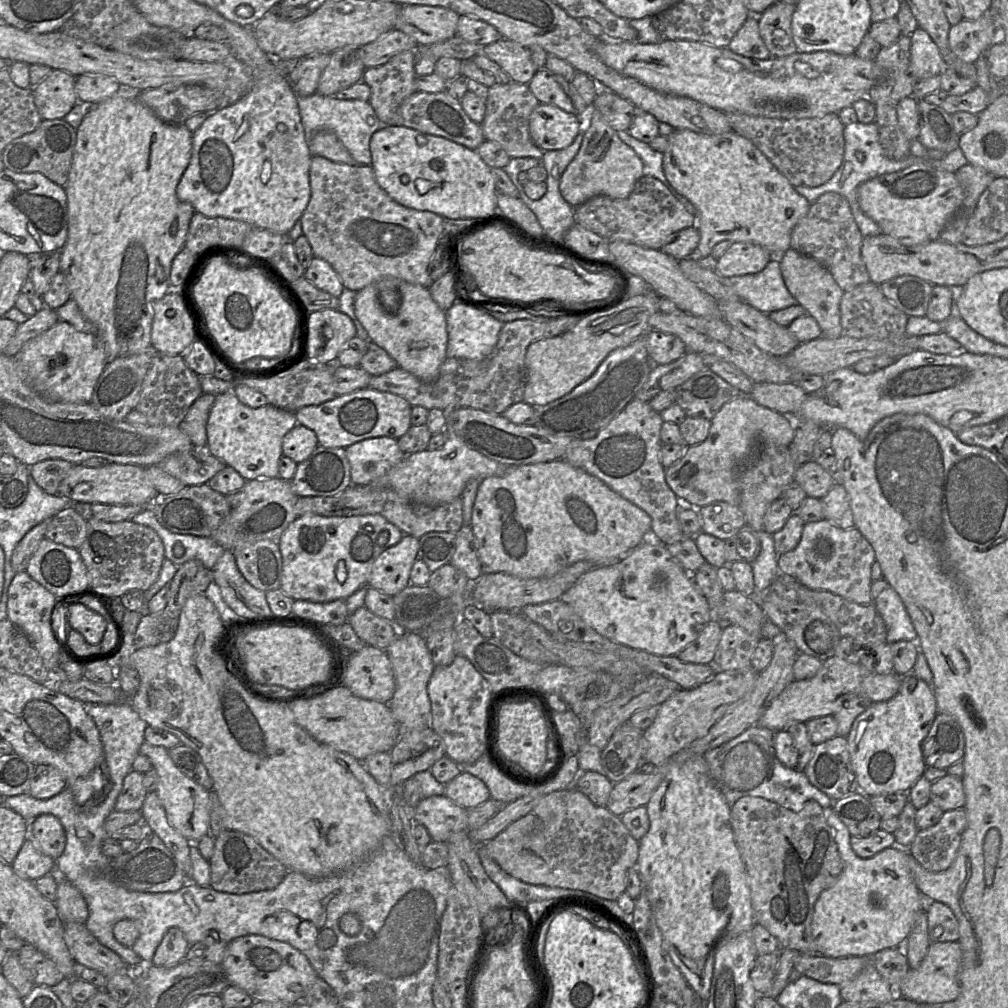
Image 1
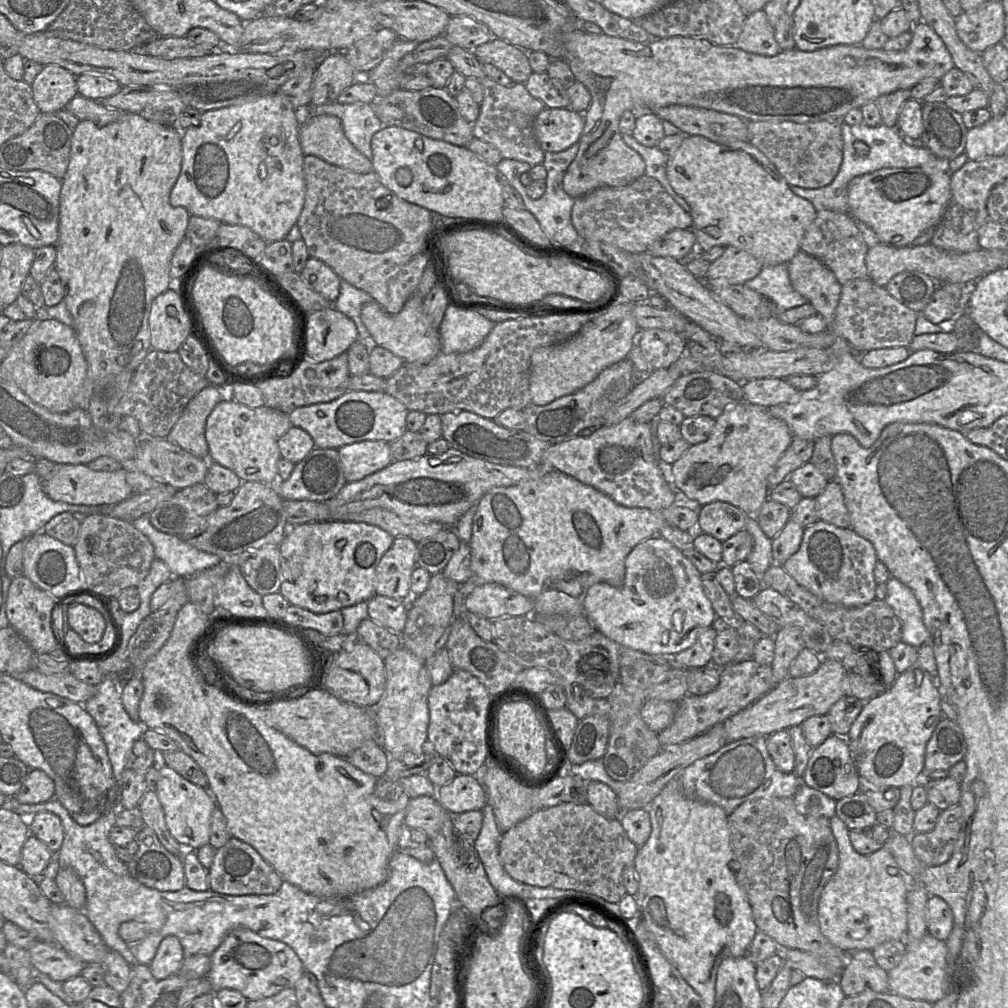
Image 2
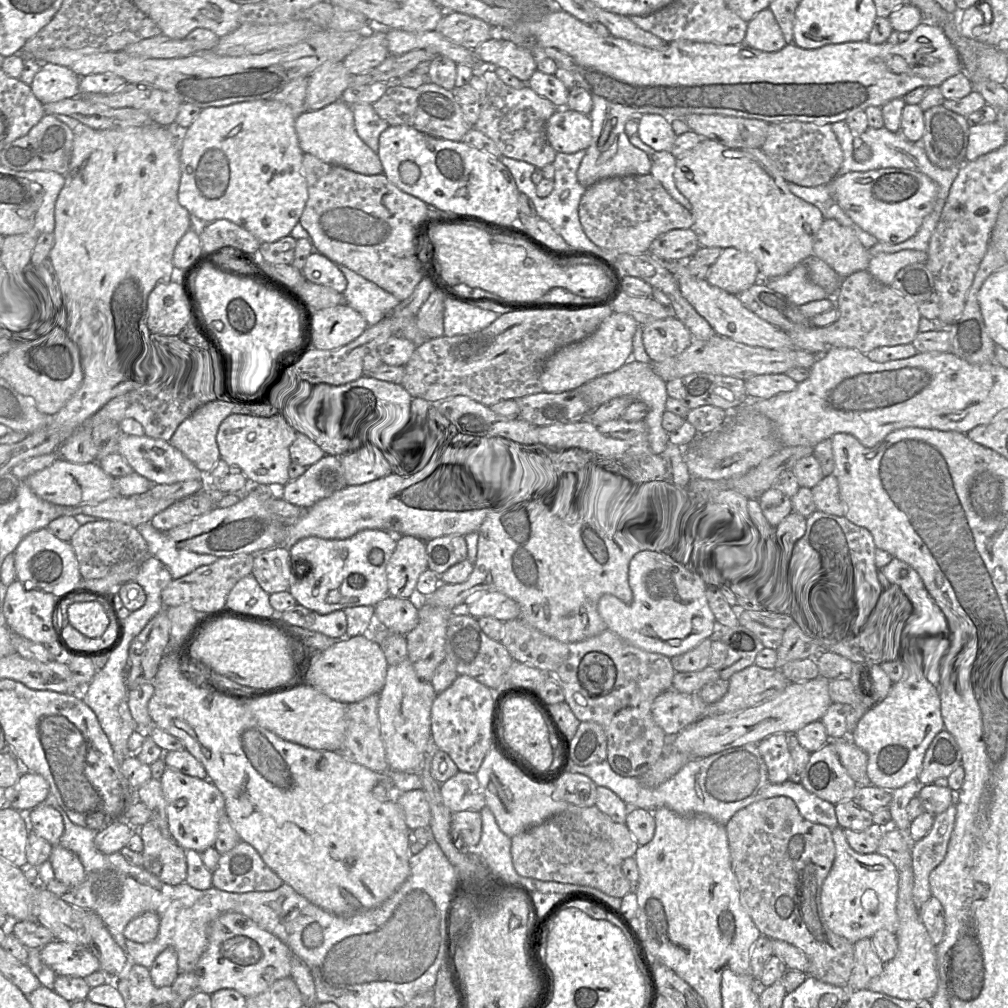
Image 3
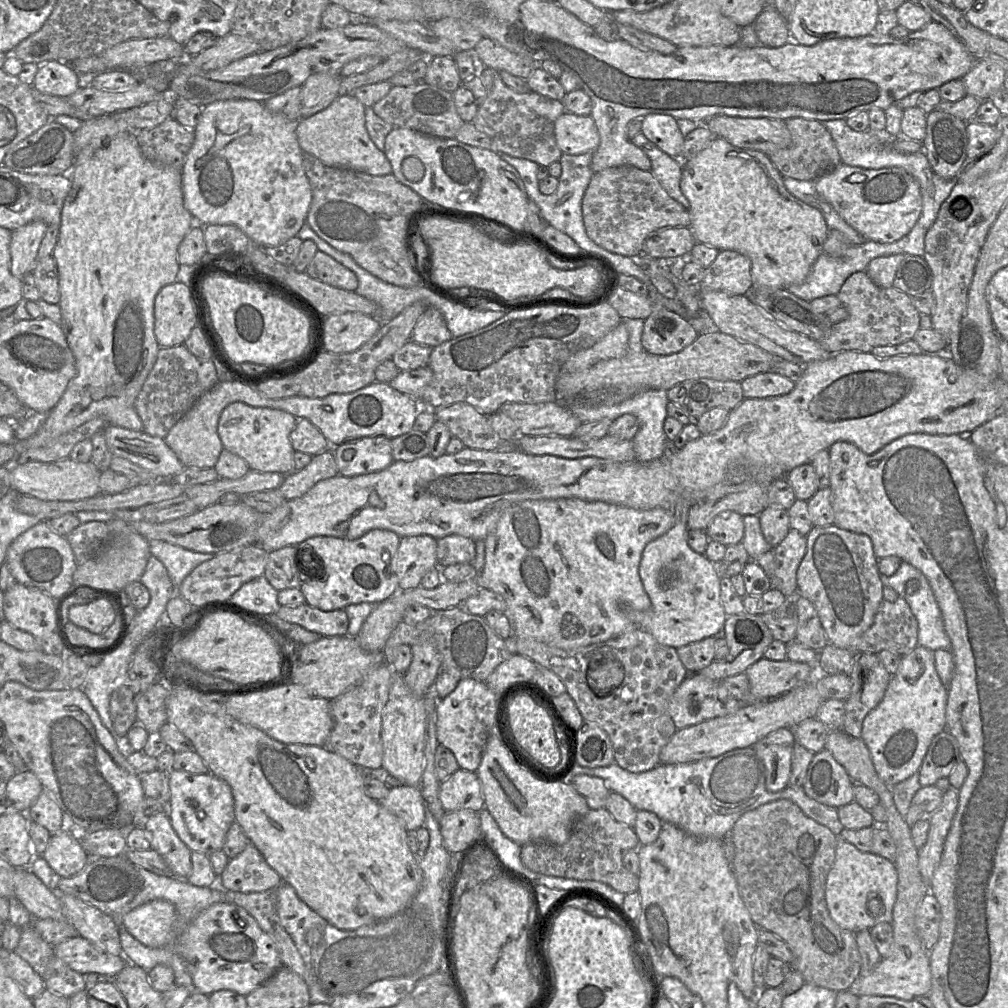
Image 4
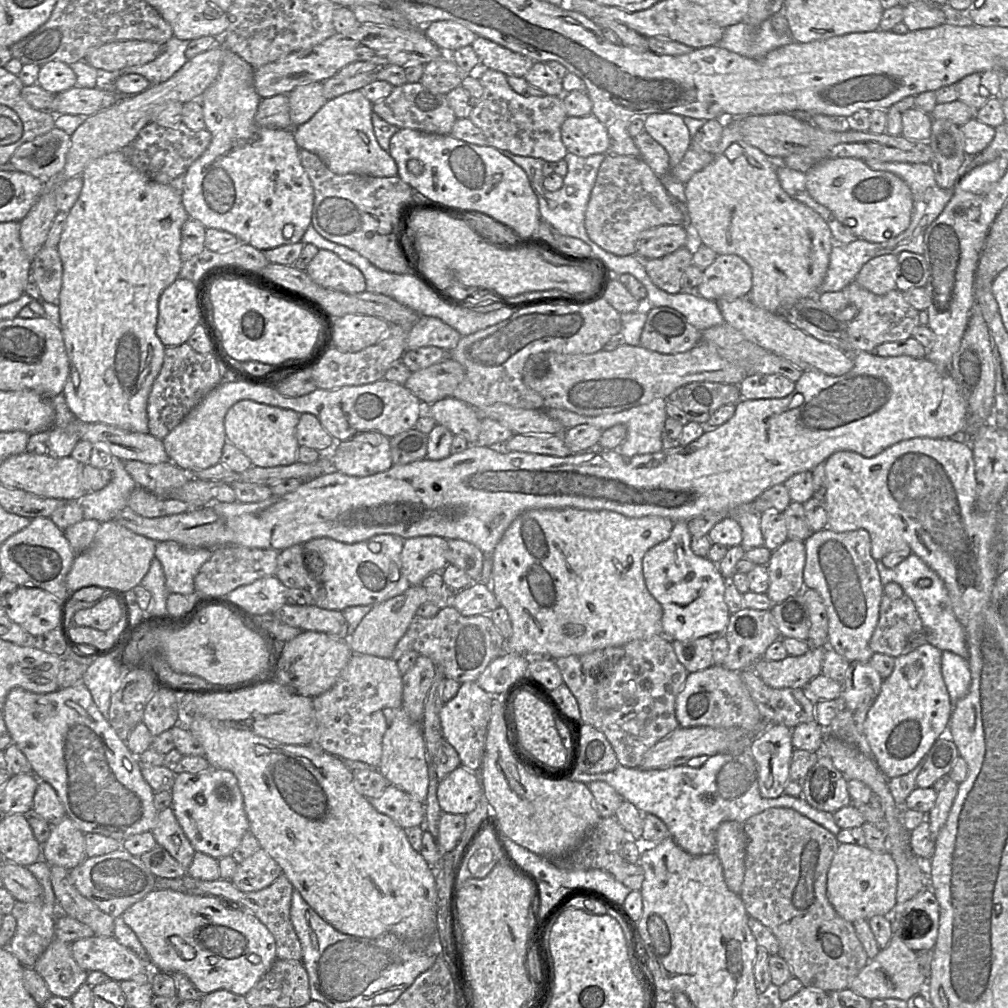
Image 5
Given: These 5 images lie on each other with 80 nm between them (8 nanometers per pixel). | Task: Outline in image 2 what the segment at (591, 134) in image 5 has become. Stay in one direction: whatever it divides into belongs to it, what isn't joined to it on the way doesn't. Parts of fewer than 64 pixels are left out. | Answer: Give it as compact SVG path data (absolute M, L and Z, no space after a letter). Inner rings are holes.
M545 108L534 121L534 135L545 152L561 152L580 141L584 113L572 108Z

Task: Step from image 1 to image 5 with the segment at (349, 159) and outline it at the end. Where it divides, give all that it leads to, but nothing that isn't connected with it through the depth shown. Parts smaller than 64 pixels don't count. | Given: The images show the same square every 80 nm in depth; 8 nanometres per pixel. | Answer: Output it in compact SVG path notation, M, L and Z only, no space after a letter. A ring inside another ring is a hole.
M360 90L348 92L328 100L307 122L293 128L300 149L318 155L335 174L359 174L373 177L397 175L397 165L377 142L371 122L373 104Z

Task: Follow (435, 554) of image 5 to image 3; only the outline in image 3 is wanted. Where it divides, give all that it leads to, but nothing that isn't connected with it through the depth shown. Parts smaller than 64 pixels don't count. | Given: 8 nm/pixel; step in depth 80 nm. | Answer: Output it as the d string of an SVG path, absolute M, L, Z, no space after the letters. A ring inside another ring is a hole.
M396 536L396 547L386 566L389 596L413 595L419 576L428 569L425 542L415 536Z

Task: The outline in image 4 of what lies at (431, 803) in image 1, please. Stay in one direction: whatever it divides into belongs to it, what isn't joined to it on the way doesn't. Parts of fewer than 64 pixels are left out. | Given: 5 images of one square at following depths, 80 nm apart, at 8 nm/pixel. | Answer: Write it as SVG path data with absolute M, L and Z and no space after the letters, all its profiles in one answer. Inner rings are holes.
M419 786L391 787L388 795L378 801L399 817L407 830L416 830L425 823L425 801Z

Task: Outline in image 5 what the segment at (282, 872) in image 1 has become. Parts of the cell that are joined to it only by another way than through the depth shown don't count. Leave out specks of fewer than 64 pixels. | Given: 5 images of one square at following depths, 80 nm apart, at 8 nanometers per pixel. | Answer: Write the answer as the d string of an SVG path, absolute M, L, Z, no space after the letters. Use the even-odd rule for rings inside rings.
M260 848L237 865L232 884L244 892L254 892L271 885L282 874L281 867Z

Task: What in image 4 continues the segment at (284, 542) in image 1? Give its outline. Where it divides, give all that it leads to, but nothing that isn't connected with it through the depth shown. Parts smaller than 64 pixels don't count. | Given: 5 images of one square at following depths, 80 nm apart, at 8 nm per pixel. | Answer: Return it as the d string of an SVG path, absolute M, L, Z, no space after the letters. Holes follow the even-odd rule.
M372 529L353 540L332 536L315 536L301 542L297 546L296 564L302 574L299 589L305 597L306 604L322 611L333 611L362 602L378 604L391 597L399 590L396 576L396 552L400 538L391 530ZM316 561L322 565L322 572L319 572L319 575L315 575ZM304 572L309 574L310 579L304 578Z

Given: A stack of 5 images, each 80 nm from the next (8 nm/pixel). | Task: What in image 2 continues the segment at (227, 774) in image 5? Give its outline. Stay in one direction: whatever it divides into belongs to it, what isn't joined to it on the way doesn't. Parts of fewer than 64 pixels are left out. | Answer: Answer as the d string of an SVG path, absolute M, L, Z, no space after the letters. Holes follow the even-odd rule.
M159 760L156 793L164 811L167 827L184 849L198 849L209 843L210 819L216 805L209 789L191 783Z

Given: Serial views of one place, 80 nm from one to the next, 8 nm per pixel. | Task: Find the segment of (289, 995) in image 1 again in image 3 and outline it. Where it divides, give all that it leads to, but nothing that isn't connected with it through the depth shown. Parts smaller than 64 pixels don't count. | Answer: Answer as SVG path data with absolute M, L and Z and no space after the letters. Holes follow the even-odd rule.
M227 912L218 916L210 925L209 933L208 933L208 945L202 956L200 957L197 964L197 975L199 980L199 989L202 992L212 995L214 992L220 989L234 989L242 994L245 998L256 996L262 992L268 990L271 985L280 979L290 977L291 976L291 958L293 954L290 948L283 943L279 938L274 936L273 934L261 929L253 920L250 918L236 913L236 912Z

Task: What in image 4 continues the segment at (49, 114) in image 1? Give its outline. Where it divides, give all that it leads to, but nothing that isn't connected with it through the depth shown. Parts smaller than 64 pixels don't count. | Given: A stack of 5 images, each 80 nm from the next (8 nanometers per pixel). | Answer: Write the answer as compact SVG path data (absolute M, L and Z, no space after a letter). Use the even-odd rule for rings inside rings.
M51 60L40 65L32 87L43 94L68 98L81 86L77 72L69 64Z

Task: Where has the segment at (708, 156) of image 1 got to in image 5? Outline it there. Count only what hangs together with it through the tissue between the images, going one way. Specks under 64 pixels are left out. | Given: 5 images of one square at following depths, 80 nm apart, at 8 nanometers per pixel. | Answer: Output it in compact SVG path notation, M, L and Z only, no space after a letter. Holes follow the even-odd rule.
M728 118L724 125L721 141L718 151L714 155L713 161L694 174L685 184L685 195L687 197L686 206L688 210L688 224L686 225L692 232L693 240L696 243L703 244L717 255L737 255L741 257L752 269L752 289L748 295L748 299L756 306L767 310L770 313L777 313L778 309L788 302L794 302L801 298L809 298L816 295L818 288L822 284L829 265L830 253L834 246L834 240L829 226L824 219L813 209L805 204L791 198L781 187L778 175L776 161L773 161L759 149L747 144L742 137L738 118Z

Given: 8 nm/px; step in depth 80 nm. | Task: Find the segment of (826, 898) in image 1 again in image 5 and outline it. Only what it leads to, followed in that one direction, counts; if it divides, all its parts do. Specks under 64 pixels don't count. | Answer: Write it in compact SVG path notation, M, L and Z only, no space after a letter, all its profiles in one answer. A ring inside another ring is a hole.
M839 844L827 874L827 898L835 911L848 922L887 916L896 907L897 866L889 851L877 853L865 846Z

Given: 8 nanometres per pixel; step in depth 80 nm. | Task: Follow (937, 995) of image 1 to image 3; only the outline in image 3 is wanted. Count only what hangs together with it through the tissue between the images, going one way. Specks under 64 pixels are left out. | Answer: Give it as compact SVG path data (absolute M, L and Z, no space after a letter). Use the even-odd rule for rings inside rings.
M909 866L899 872L896 912L899 926L895 933L898 940L896 956L884 964L882 973L873 978L867 990L883 993L903 1000L931 1000L937 992L938 973L936 947L922 923L913 899L914 872Z

